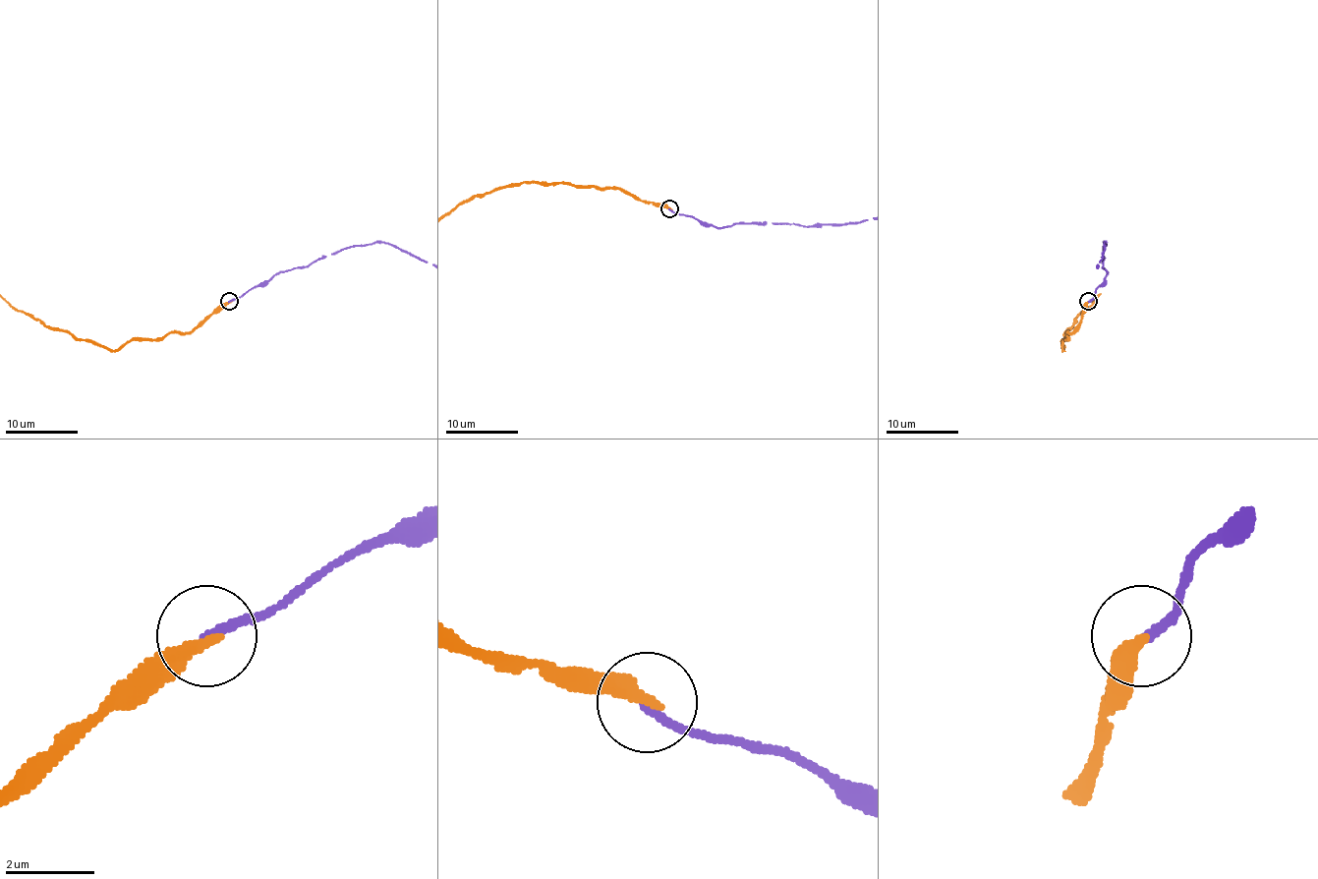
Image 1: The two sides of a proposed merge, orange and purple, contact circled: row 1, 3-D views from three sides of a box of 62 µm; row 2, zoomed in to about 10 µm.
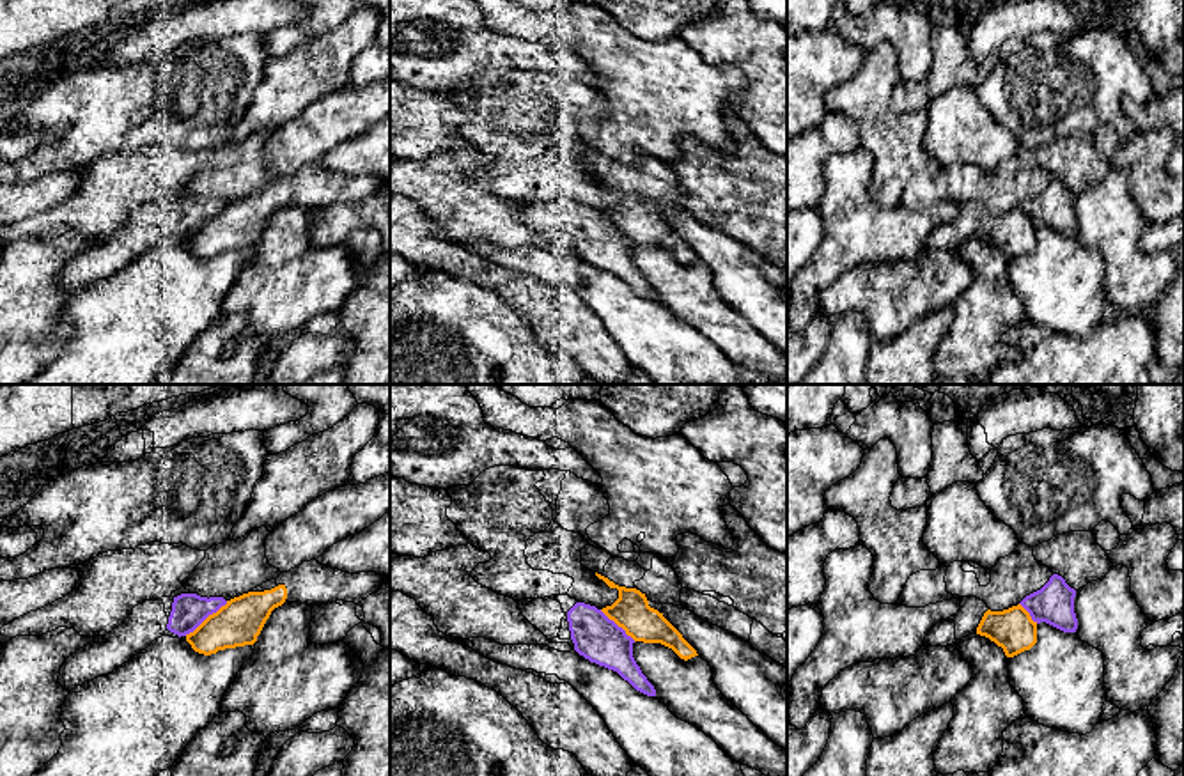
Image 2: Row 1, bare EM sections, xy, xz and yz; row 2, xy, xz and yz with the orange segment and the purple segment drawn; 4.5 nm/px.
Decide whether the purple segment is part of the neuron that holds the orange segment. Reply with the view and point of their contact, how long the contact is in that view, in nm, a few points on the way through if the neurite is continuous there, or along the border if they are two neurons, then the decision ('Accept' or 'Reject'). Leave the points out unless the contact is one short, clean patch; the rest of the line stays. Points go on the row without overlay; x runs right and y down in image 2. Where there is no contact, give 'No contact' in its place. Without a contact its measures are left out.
Touches orange at xy (208, 220). Shared border 260 nm. Boundary: xy (227, 204), (185, 238). Reject

